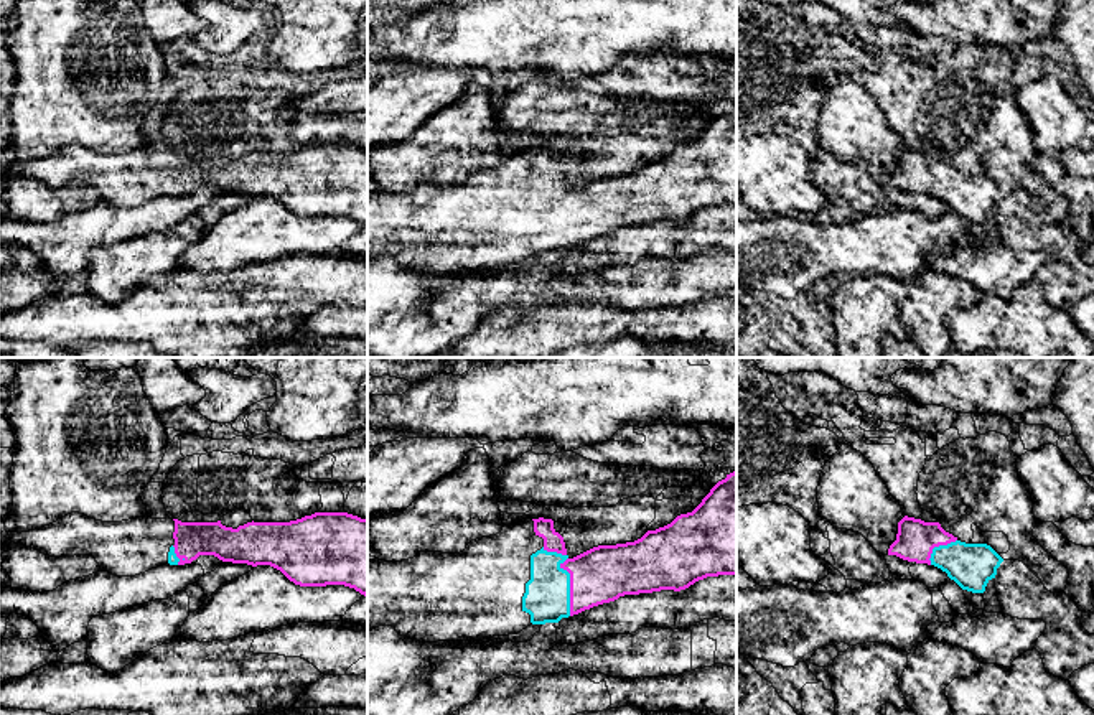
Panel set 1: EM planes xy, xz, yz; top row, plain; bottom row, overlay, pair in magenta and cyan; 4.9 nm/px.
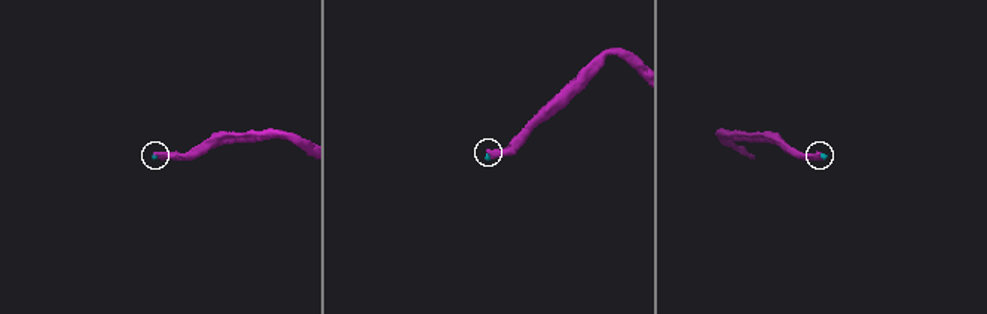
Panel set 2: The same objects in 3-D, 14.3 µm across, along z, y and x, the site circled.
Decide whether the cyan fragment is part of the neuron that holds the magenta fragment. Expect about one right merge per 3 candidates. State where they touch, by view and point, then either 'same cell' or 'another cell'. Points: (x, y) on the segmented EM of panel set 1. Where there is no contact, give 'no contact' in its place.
contact xz (569, 572); same cell

